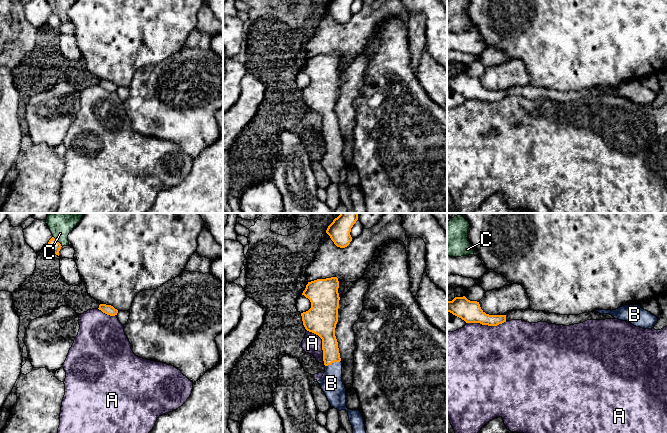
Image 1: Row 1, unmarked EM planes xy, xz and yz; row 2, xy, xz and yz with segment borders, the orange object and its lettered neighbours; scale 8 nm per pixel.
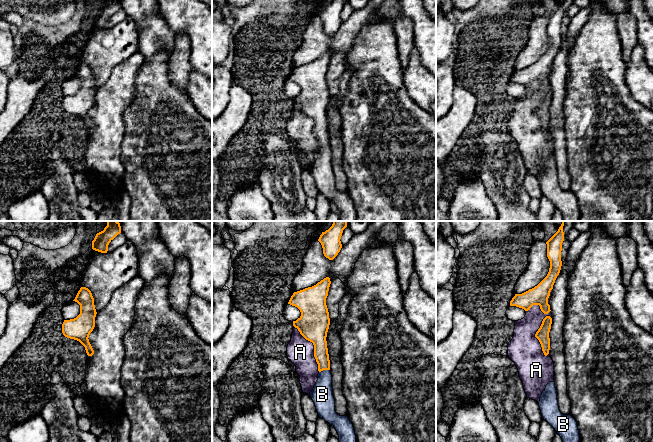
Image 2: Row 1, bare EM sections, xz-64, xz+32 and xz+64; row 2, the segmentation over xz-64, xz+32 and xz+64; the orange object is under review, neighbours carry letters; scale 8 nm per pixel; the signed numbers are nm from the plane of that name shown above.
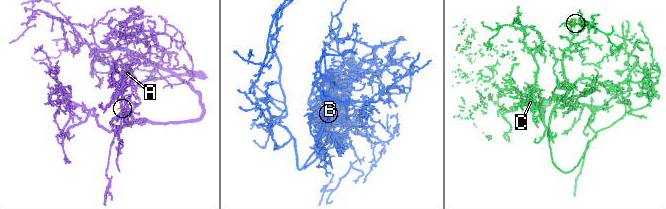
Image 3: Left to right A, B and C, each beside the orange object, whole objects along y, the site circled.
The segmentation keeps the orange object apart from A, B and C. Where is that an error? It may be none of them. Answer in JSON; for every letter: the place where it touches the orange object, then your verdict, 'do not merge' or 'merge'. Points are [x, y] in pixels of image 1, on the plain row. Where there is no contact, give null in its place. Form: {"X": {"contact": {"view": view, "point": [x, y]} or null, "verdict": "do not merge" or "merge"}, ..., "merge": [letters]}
{"A": {"contact": {"view": "xz", "point": [322, 120]}, "verdict": "do not merge"}, "B": {"contact": {"view": "xz", "point": [332, 138]}, "verdict": "merge"}, "C": {"contact": {"view": "xy", "point": [57, 17]}, "verdict": "do not merge"}, "merge": ["B"]}

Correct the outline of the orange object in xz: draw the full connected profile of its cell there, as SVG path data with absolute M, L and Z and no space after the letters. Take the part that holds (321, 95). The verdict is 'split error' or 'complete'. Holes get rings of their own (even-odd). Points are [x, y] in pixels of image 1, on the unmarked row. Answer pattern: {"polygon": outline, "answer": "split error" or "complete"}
{"polygon": "M337 53L308 58L302 71L311 78L311 84L301 89L305 105L322 115L325 148L318 157L331 183L346 186L354 213L366 213L365 200L359 186L346 182L346 164L342 158L342 138L335 104L338 98L339 57Z", "answer": "split error"}

